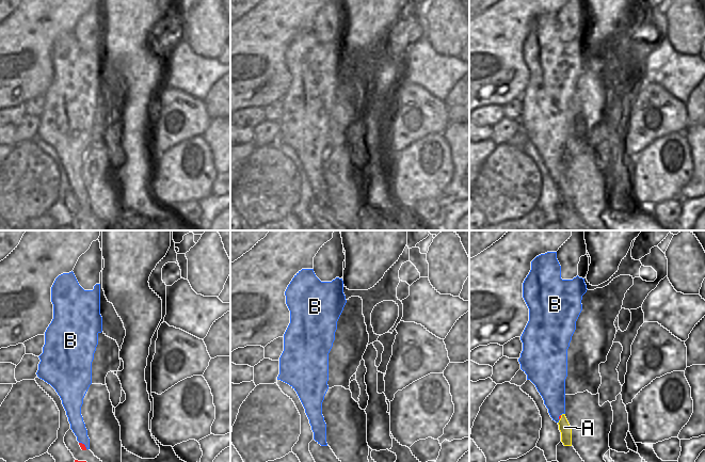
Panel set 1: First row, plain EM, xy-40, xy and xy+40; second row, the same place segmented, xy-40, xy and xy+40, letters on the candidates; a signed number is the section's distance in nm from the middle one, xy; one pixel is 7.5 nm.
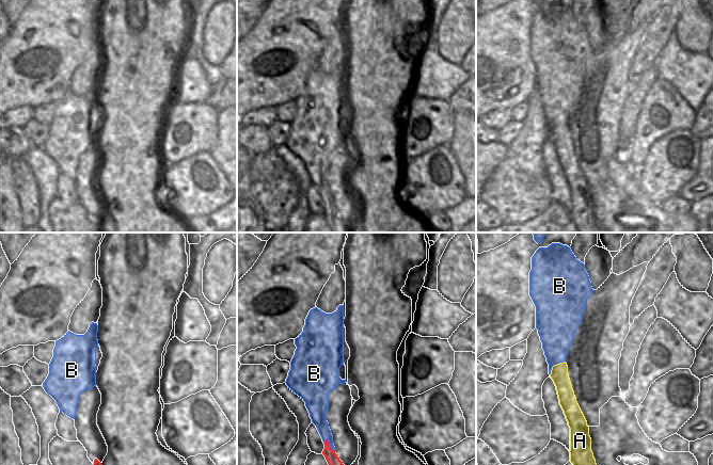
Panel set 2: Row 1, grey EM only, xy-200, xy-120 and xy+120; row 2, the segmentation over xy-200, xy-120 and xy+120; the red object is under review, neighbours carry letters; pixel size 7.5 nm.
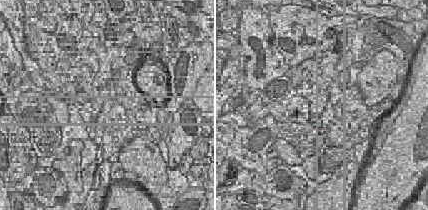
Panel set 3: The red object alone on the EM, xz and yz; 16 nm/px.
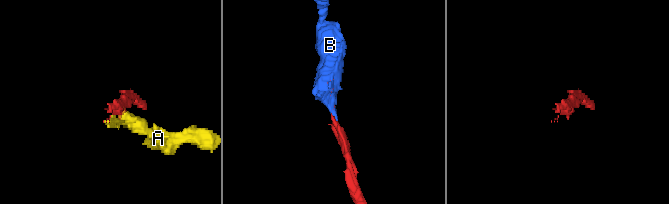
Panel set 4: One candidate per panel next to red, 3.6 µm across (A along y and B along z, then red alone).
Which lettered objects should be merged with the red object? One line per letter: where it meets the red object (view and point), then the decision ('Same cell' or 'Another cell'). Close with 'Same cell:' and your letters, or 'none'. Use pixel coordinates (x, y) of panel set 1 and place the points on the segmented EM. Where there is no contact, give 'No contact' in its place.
A: Touches red at xy+40 (560, 417). Another cell
B: Touches red at xy-40 (83, 444). Same cell
Same cell: B.

